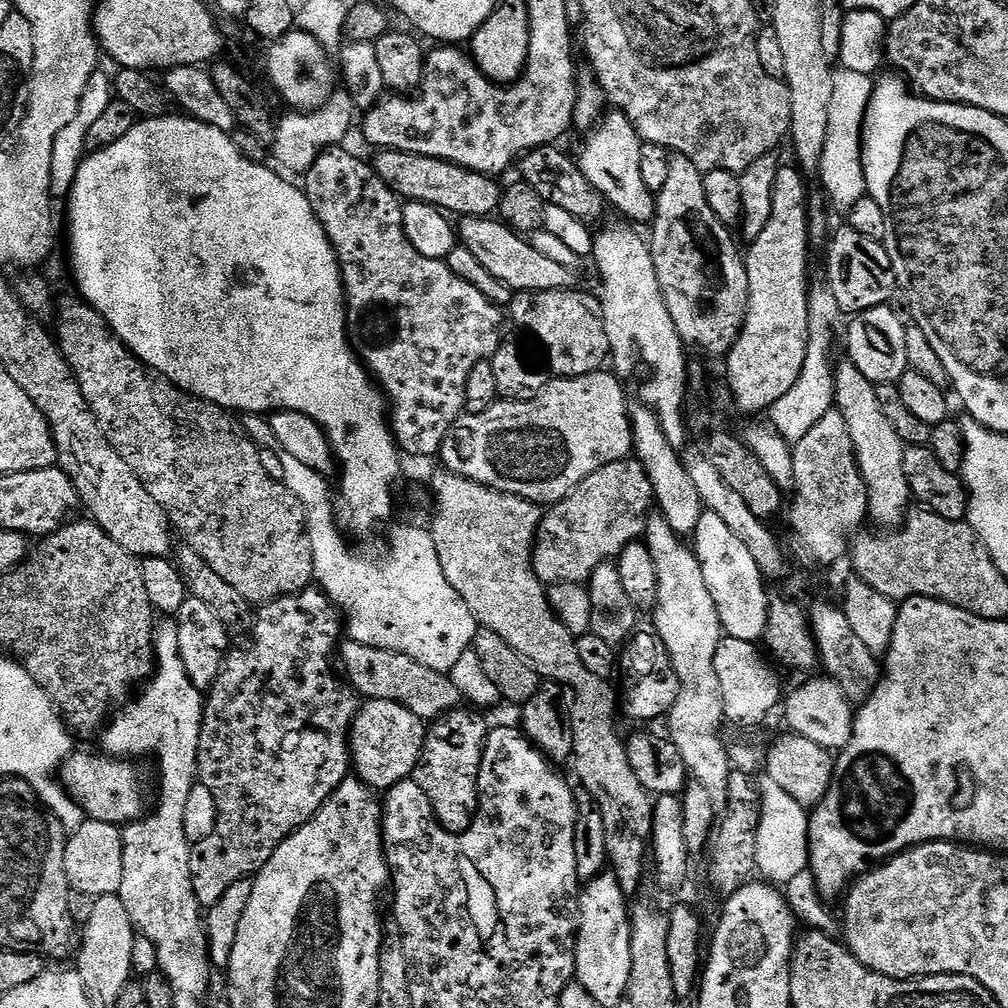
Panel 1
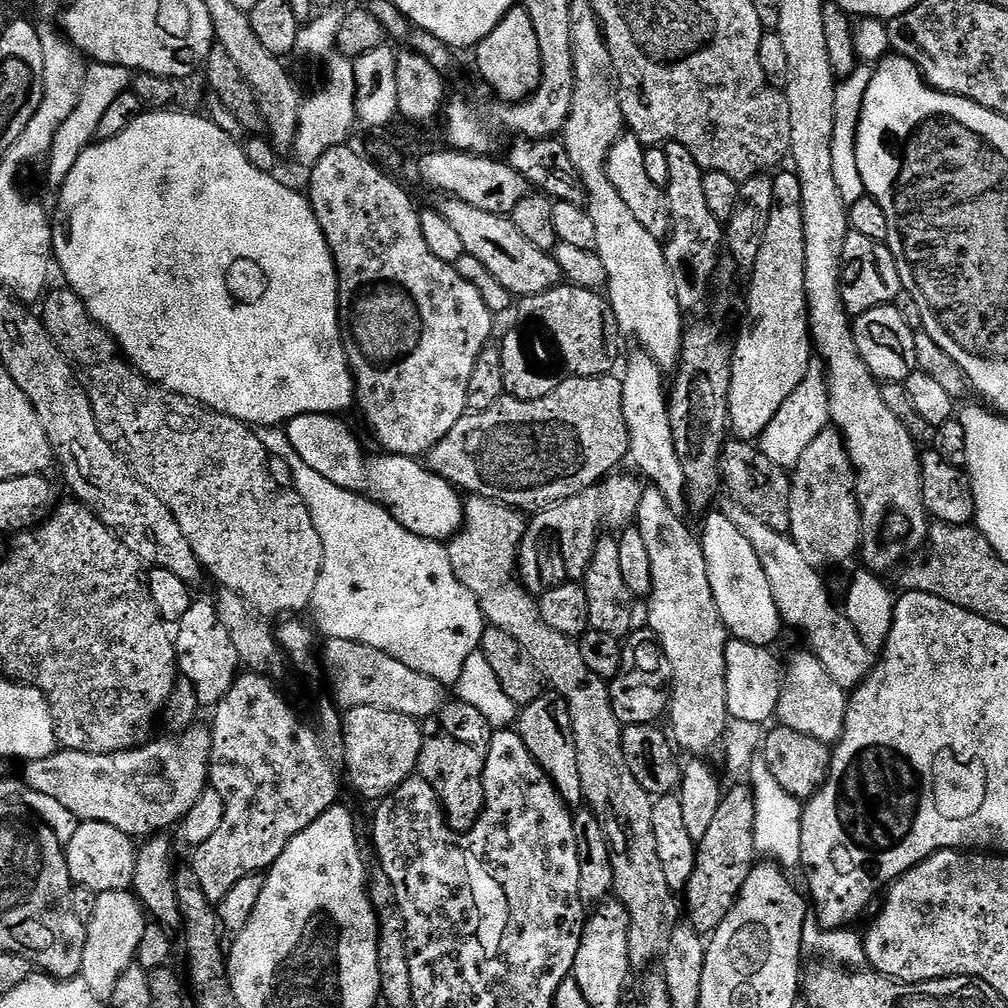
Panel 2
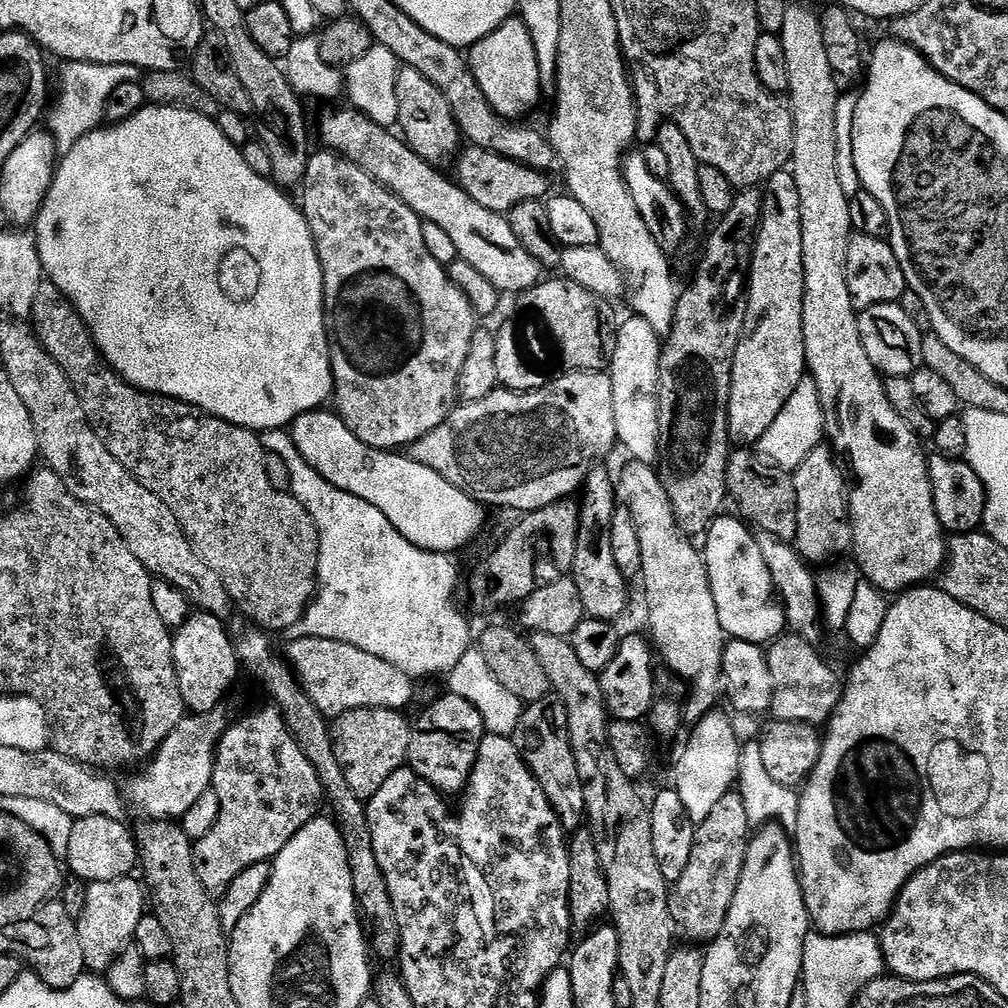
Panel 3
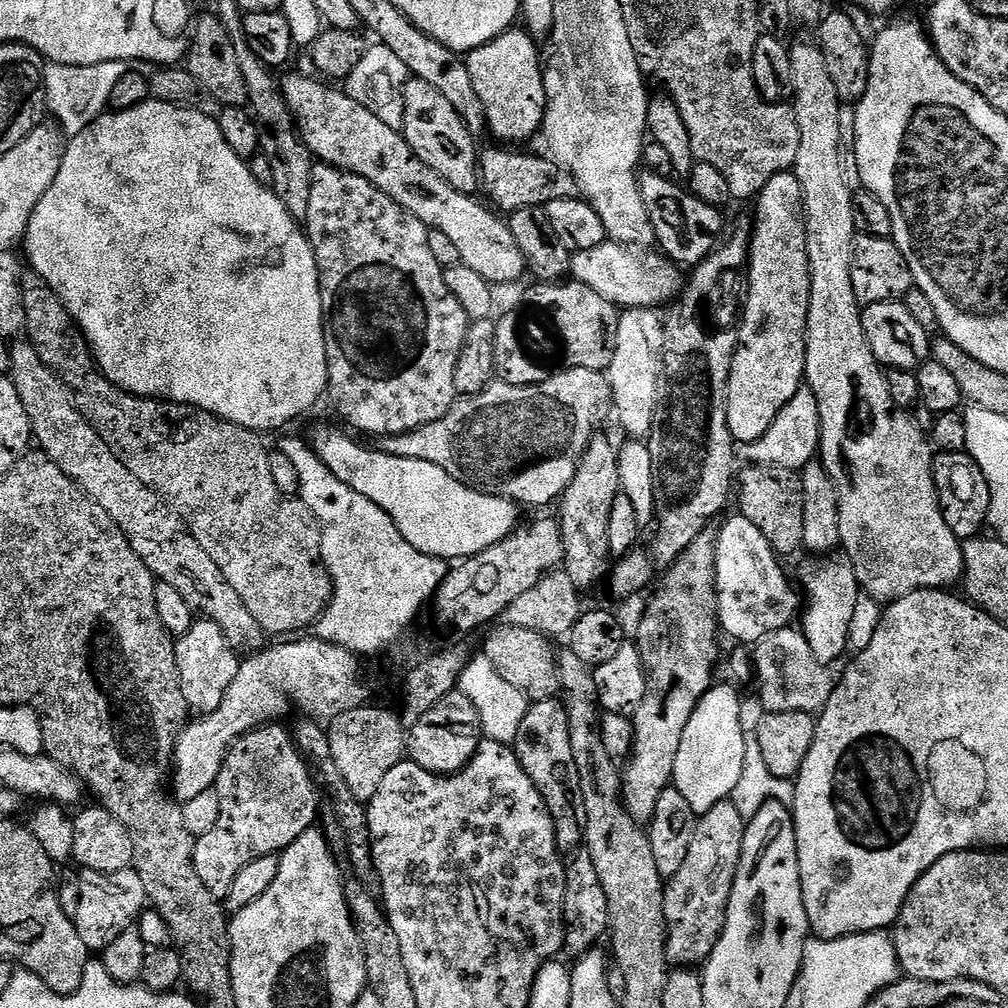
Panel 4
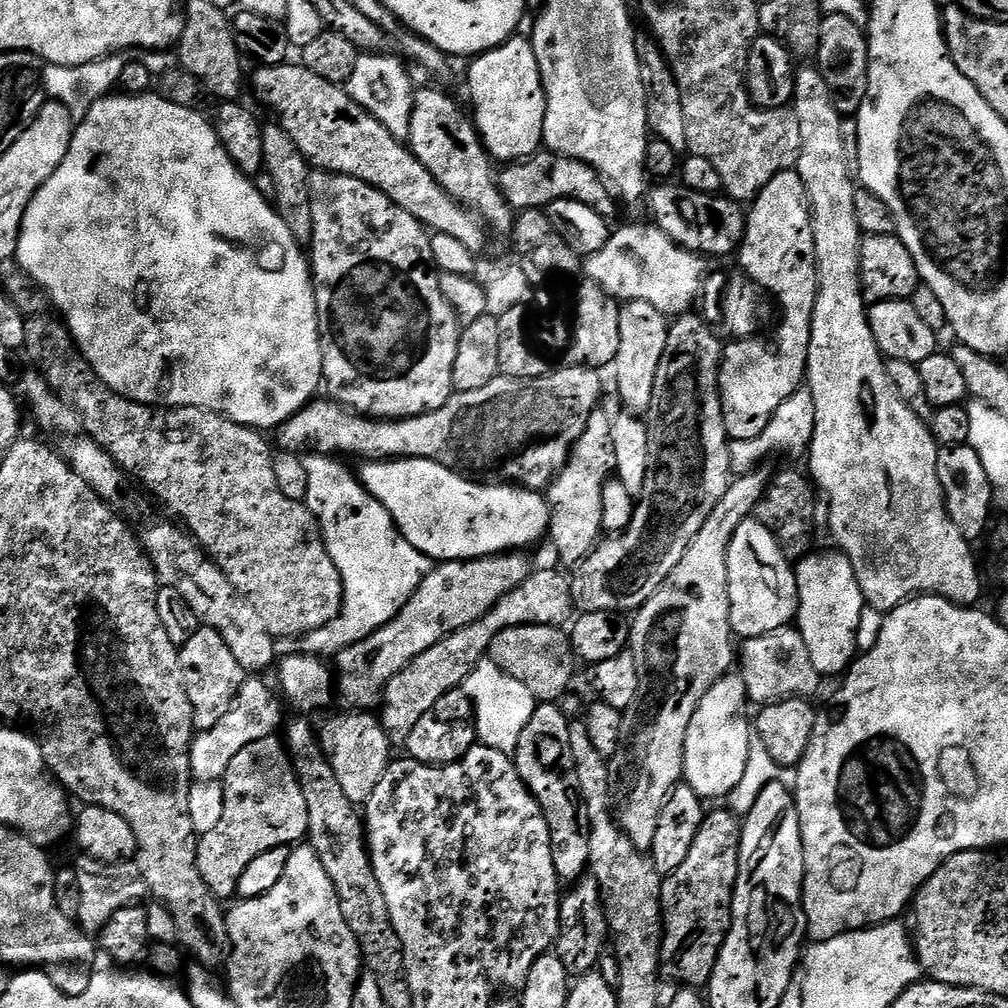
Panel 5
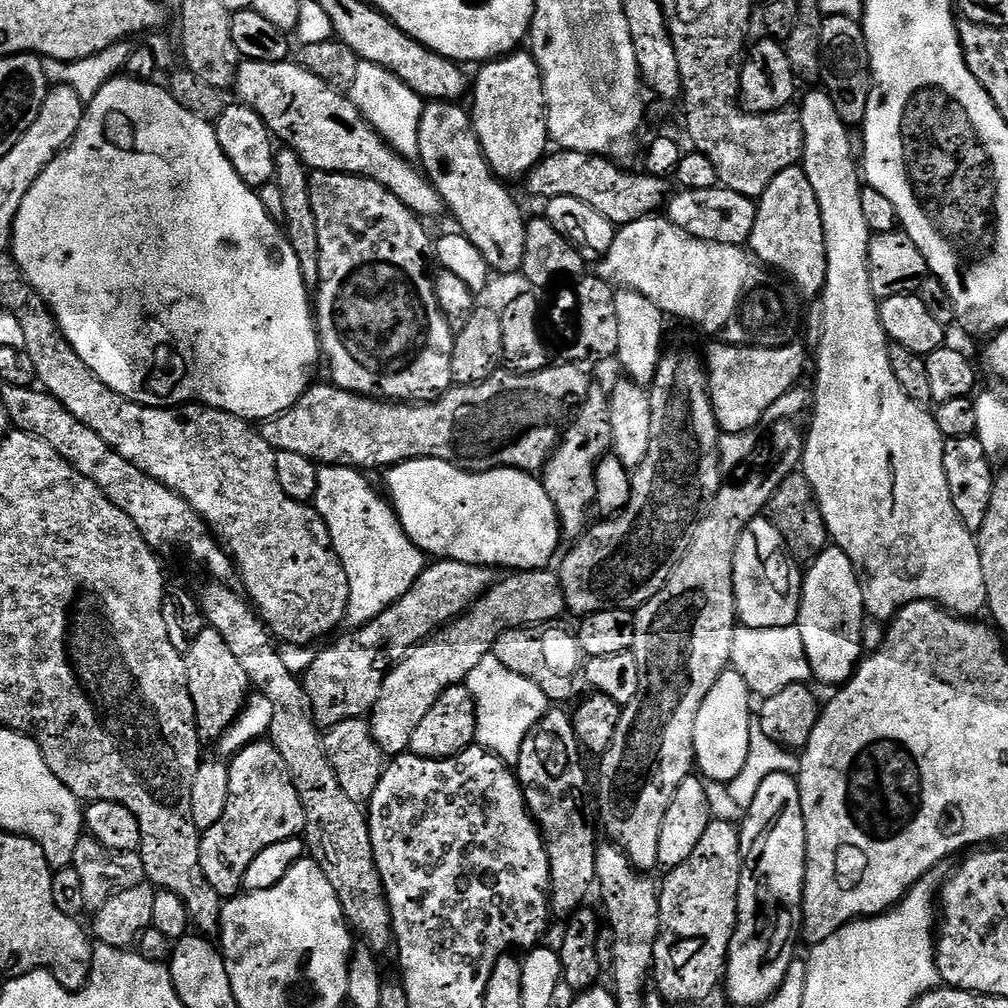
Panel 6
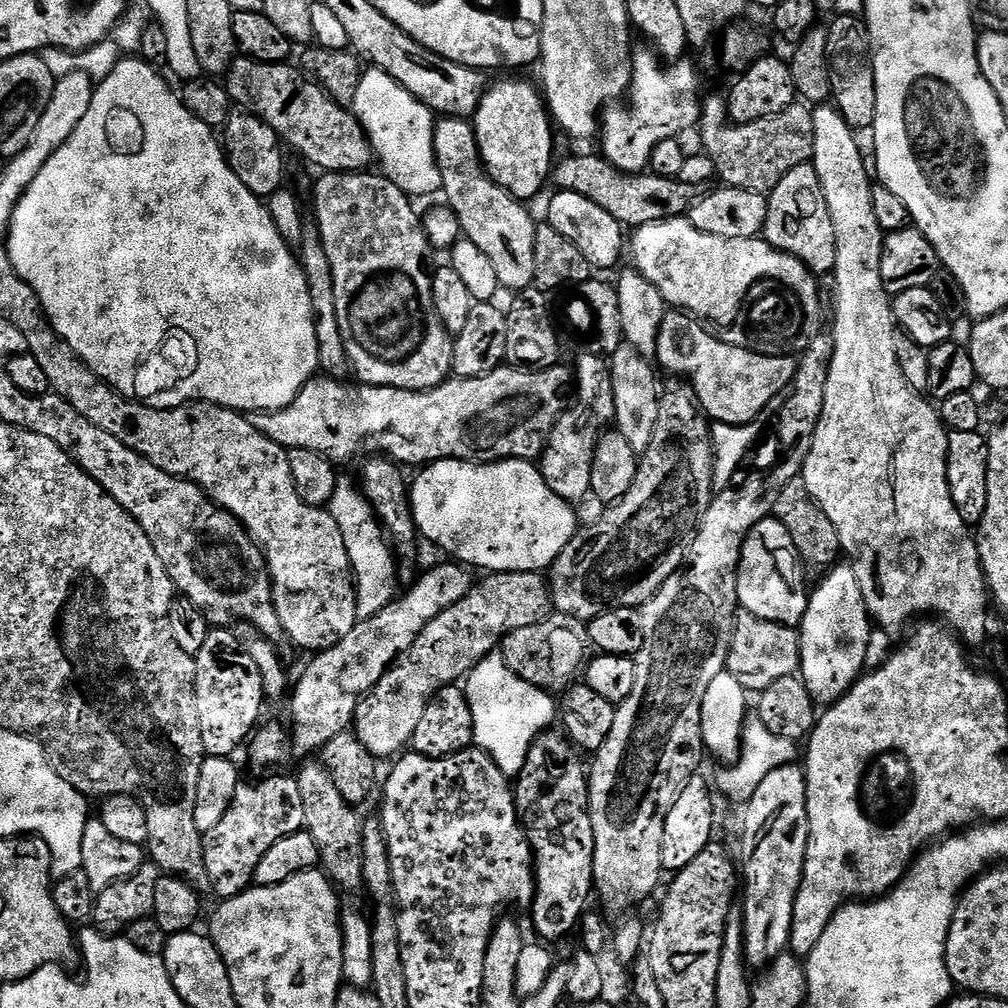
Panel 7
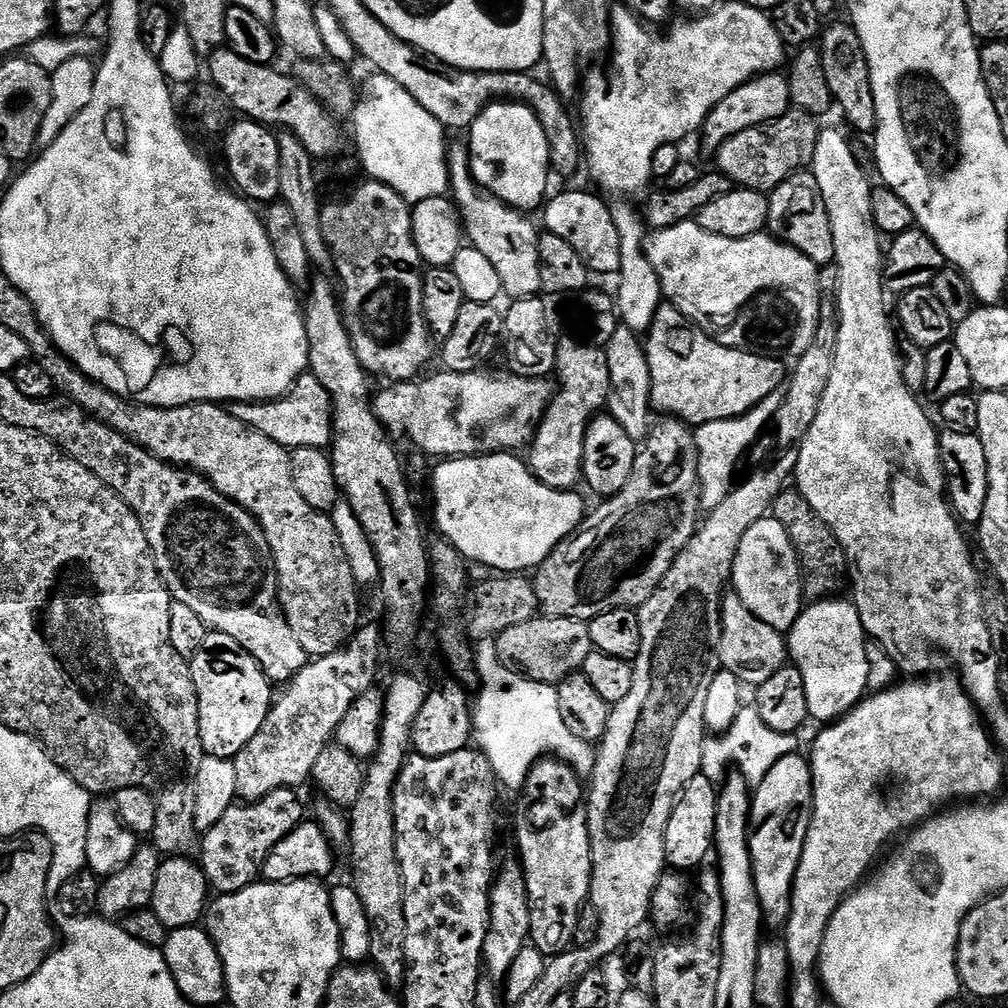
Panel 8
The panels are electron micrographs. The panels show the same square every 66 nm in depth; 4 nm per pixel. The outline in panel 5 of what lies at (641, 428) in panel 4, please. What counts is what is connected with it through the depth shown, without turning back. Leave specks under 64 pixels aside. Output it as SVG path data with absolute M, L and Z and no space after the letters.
M629 300L621 307L620 325L622 342L618 346L618 358L614 365L616 388L624 399L625 409L636 414L647 413L654 394L654 374L658 374L658 362L666 350L669 321L664 313L654 310L650 302Z

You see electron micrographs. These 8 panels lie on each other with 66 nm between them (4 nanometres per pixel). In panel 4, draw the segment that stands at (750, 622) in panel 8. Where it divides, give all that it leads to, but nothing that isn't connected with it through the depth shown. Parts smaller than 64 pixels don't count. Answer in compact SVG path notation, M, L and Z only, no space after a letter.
M789 626L759 641L751 653L754 684L760 687L760 704L764 712L823 712L834 687L834 676L810 648L803 631Z

